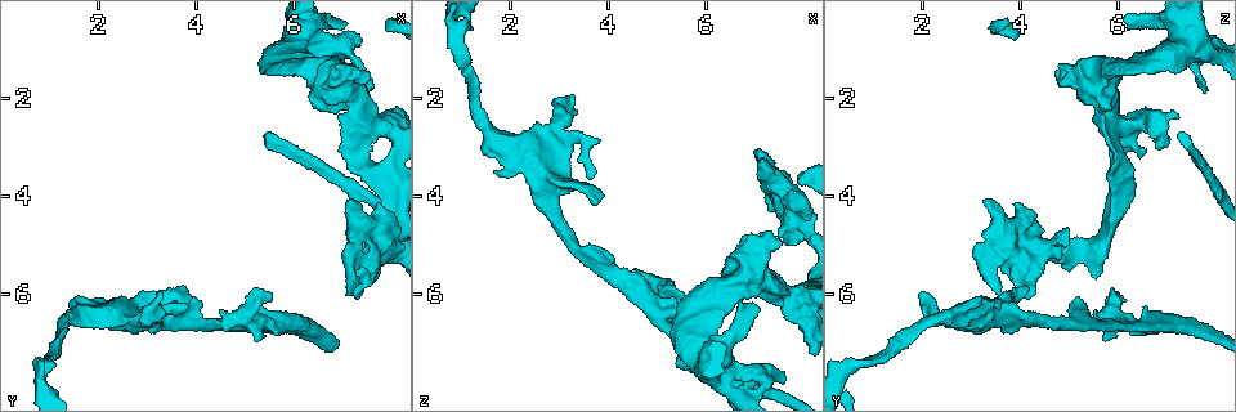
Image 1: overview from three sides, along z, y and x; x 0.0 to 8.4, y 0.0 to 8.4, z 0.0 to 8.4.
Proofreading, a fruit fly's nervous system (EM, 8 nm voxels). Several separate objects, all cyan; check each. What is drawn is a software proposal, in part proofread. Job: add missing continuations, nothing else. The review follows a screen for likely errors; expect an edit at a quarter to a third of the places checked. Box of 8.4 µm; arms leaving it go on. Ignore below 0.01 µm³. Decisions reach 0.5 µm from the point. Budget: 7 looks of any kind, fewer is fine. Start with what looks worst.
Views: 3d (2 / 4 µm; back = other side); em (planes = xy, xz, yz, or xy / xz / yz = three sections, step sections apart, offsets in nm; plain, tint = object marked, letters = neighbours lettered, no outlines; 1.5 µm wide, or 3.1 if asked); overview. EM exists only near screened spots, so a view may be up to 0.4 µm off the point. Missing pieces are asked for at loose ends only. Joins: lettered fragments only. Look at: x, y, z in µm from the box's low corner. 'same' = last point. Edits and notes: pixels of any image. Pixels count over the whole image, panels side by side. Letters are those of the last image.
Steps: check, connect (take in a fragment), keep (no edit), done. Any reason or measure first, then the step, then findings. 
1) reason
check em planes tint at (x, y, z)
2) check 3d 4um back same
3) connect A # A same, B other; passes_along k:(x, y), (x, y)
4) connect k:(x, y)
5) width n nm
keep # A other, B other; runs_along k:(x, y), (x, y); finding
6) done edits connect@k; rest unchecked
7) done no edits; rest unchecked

an open end
check 3d 4um at (5.45, 2.90, 7.20)

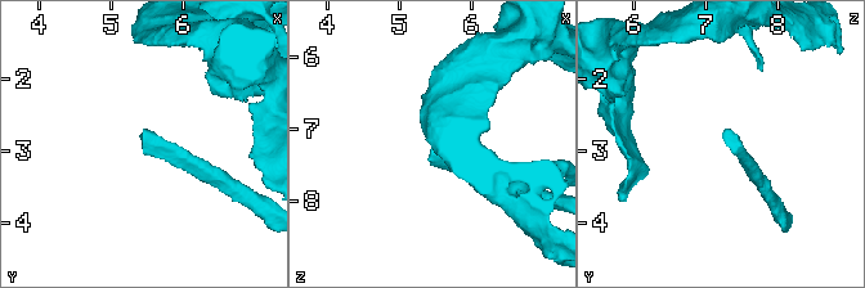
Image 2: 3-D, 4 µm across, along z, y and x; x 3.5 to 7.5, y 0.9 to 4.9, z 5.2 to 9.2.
check em planes letters at (5.40, 2.85, 7.25)

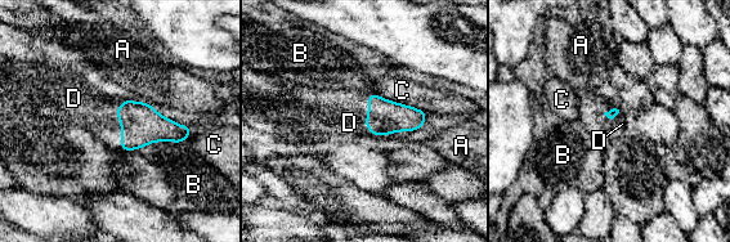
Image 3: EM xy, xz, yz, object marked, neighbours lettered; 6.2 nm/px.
connect D # A other, B other, C other, D same; passes_along 3:(612, 113), (613, 117), (622, 124); it goes on there

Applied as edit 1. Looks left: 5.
free end
check em yz step 4 plain at (7.40, 1.95, 7.75)

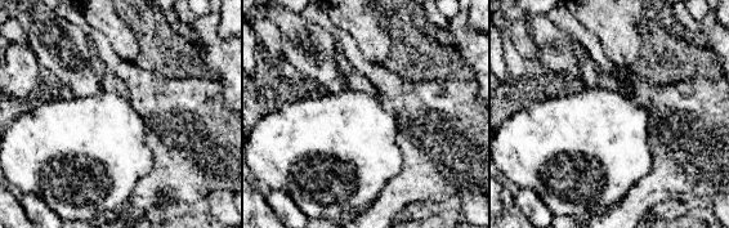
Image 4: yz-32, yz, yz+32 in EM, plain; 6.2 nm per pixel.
see the neighbours
check em yz step 4 letters same

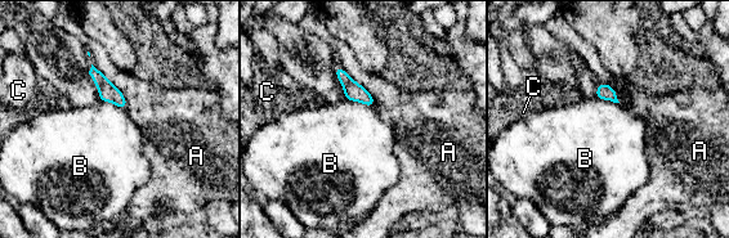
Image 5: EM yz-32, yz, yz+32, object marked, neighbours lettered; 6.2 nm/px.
longest_contact A 360 nm
keep # A other, B other, C other; no lettered fragment goes on from it

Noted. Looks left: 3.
branch stops here
check em planes plain at (5.60, 6.05, 6.15)

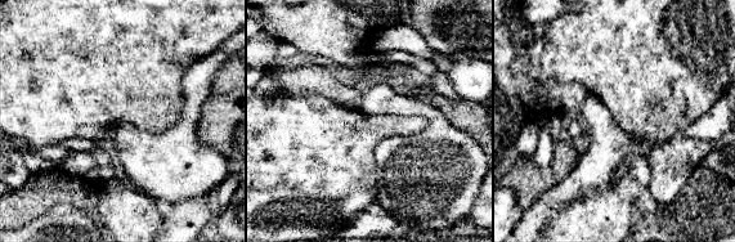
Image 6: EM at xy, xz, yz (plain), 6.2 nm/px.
see the neighbours
check em planes letters same

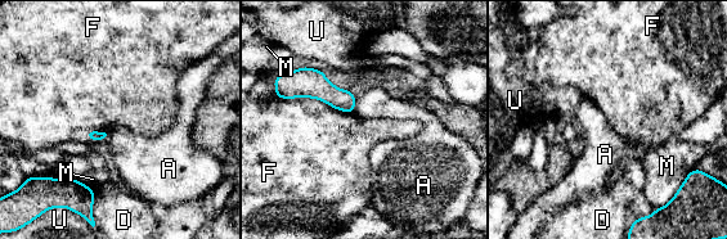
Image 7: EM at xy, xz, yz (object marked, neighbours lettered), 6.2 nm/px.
keep # A other, D other, F other, M other, U other; border 7:(279, 97), (317, 98), (353, 113); none of them fits

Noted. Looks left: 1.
done edits connect@3; rest unchecked

